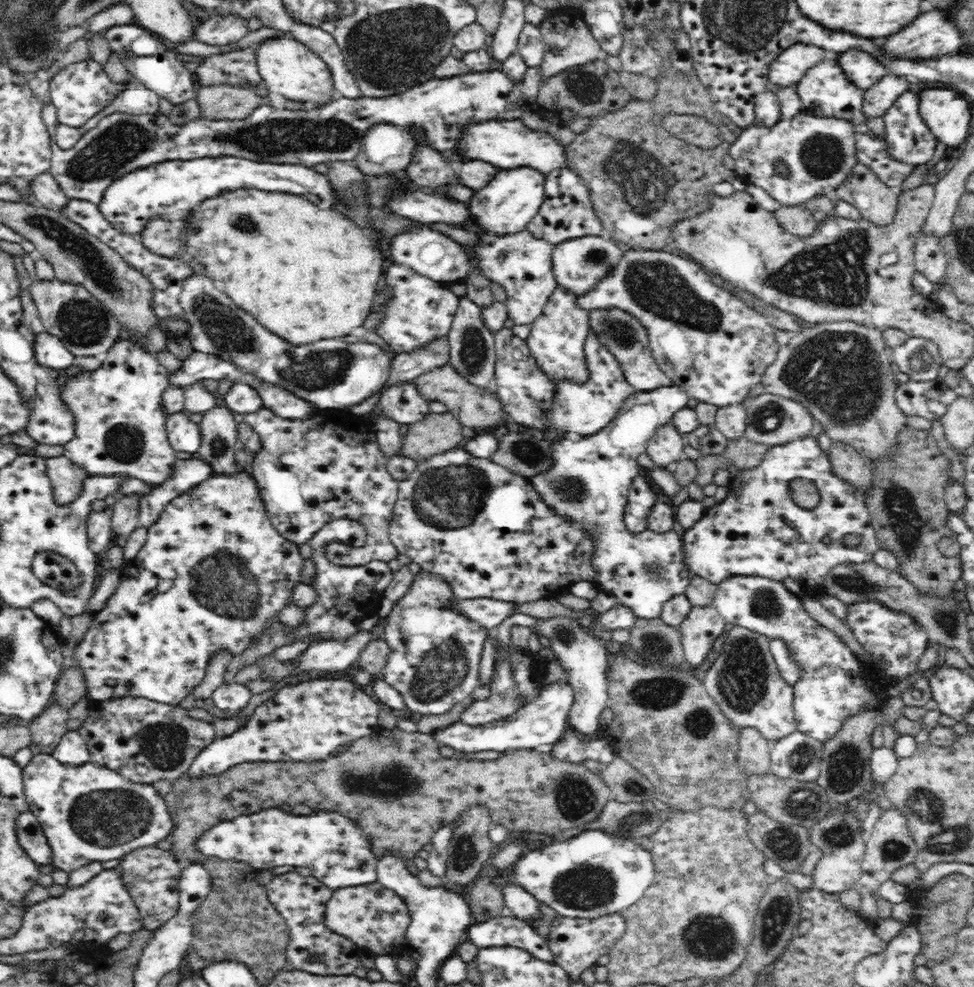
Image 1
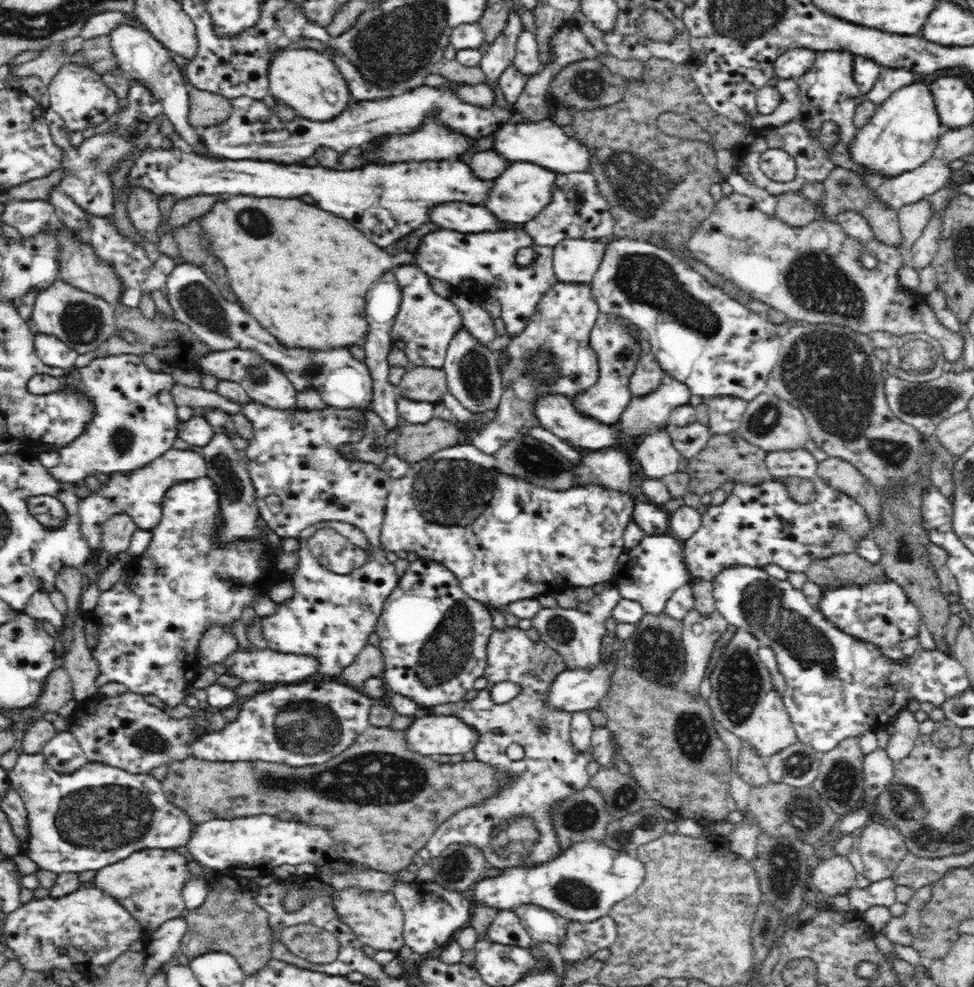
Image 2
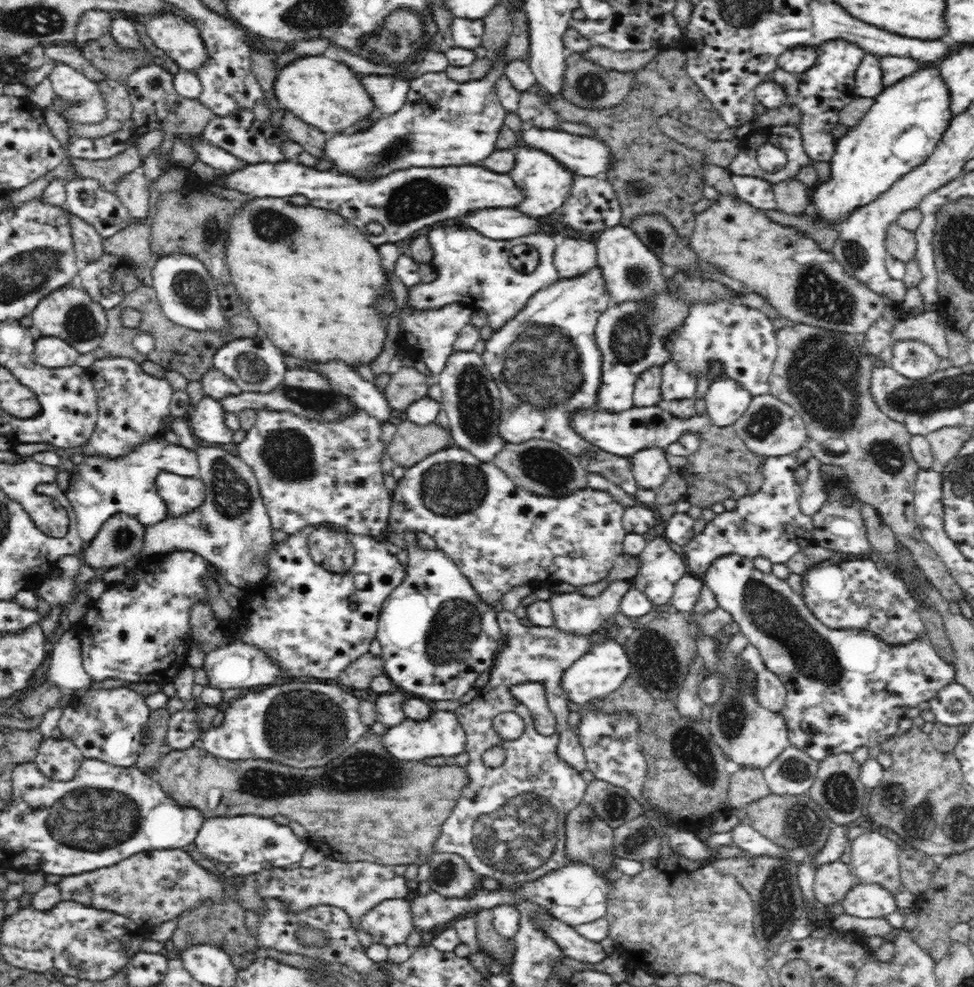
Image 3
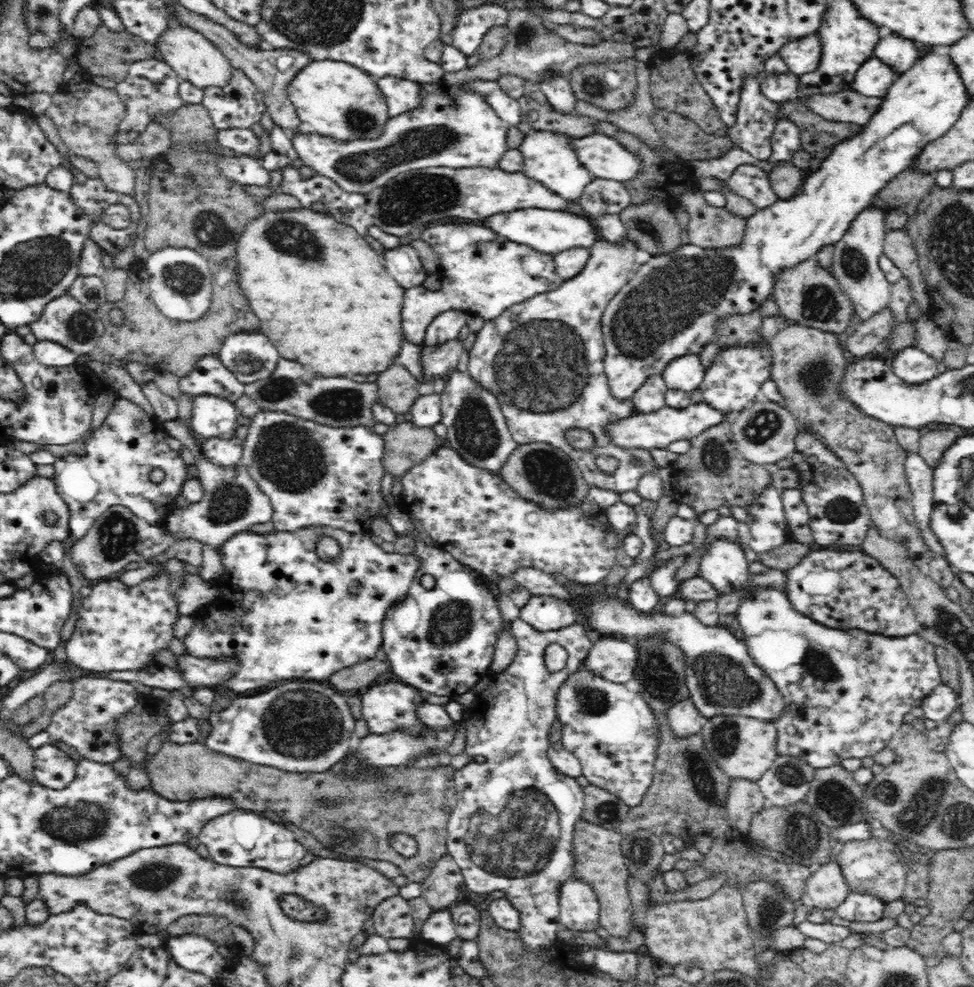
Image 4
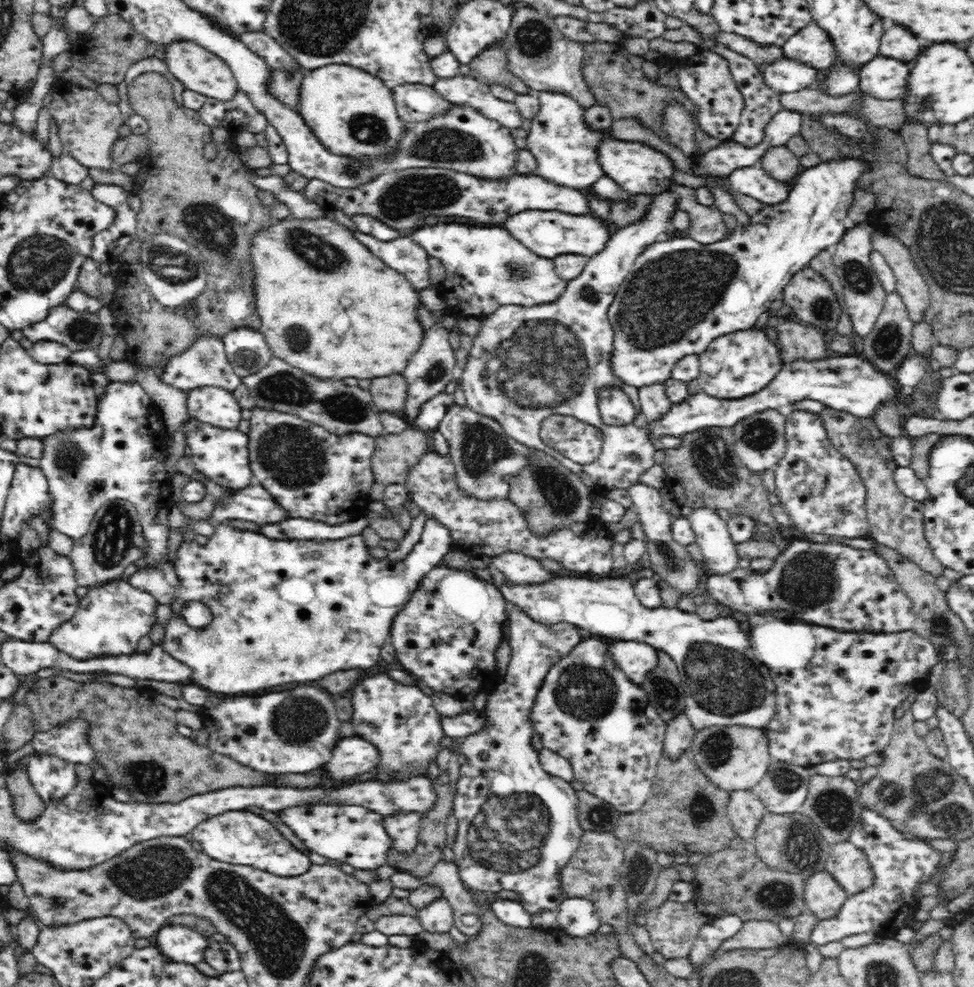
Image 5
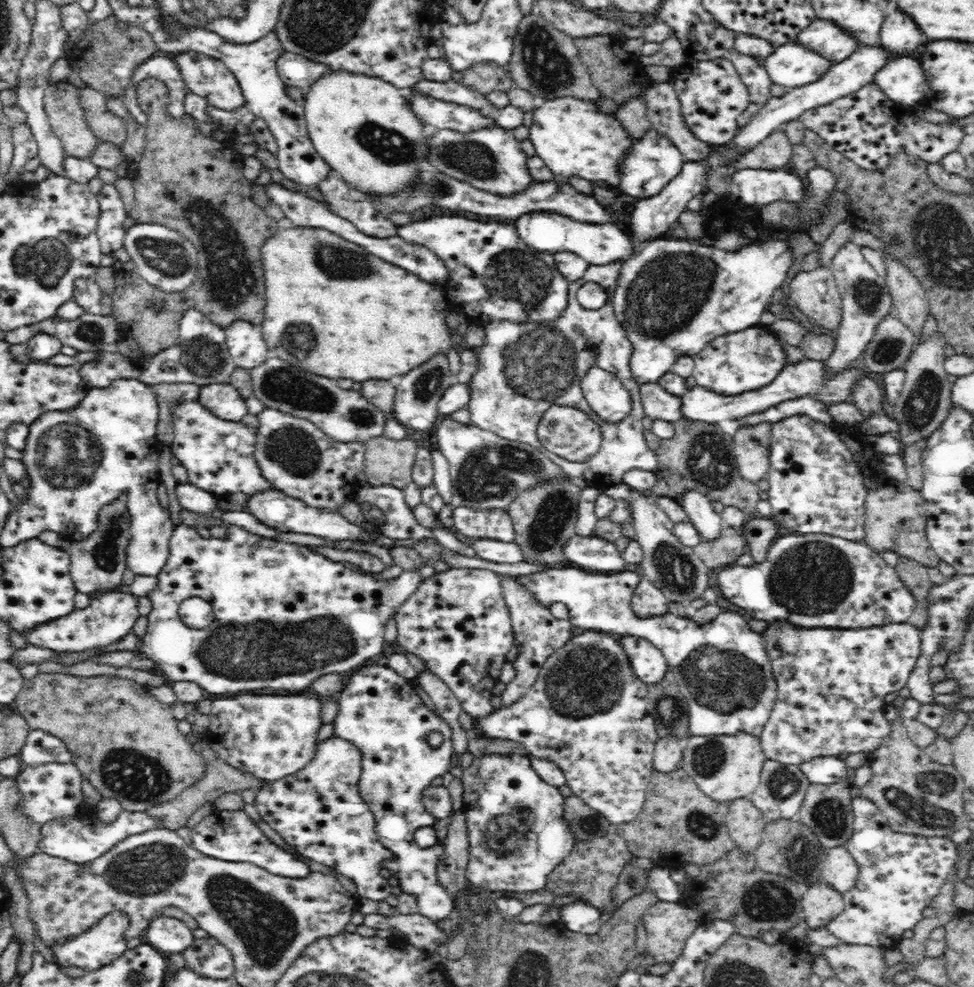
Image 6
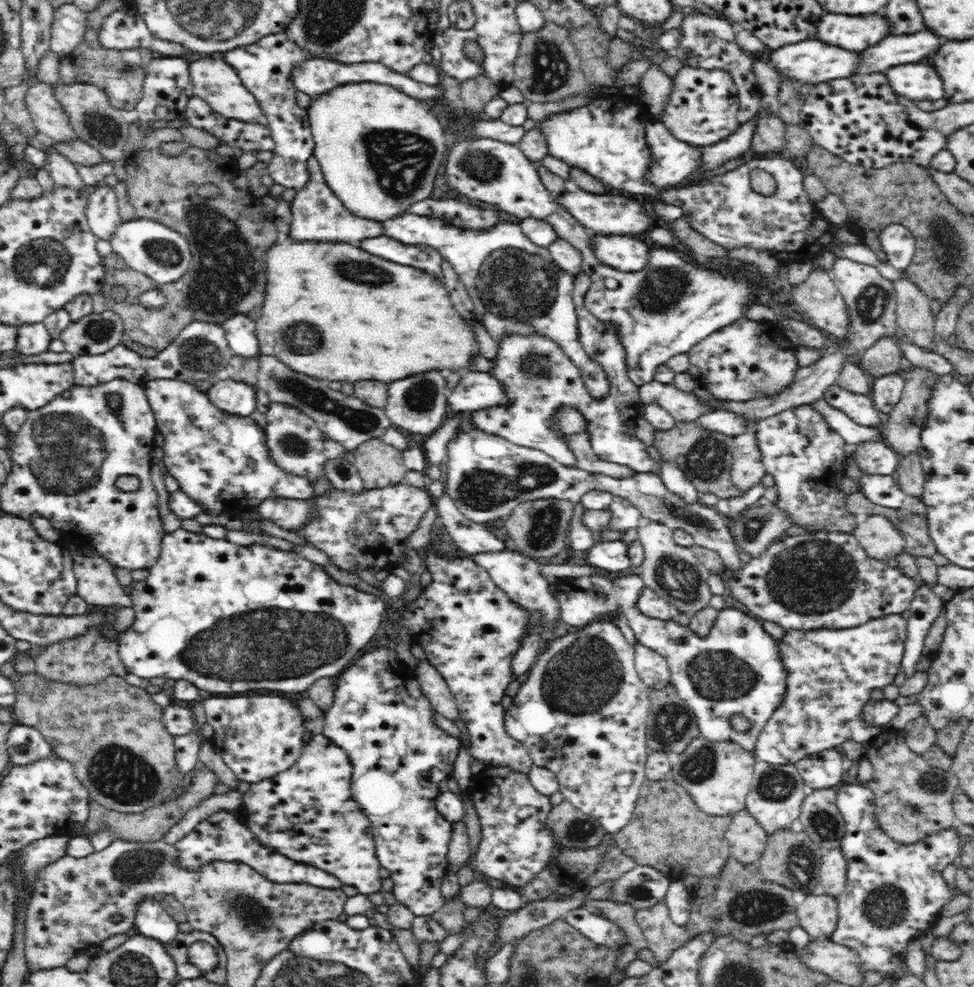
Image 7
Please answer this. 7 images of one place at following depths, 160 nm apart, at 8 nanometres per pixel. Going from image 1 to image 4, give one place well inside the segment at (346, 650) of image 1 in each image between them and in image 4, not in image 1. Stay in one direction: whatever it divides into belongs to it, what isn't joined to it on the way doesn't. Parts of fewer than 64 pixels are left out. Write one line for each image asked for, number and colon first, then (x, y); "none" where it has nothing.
2: (267, 666)
3: (236, 665)
4: (197, 672)

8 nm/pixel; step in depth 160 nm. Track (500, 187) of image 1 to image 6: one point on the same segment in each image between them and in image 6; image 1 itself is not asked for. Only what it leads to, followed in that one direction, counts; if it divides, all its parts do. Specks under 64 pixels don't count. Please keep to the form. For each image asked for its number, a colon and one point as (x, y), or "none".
2: (516, 196)
3: (546, 183)
4: (548, 156)
5: (565, 147)
6: (574, 139)

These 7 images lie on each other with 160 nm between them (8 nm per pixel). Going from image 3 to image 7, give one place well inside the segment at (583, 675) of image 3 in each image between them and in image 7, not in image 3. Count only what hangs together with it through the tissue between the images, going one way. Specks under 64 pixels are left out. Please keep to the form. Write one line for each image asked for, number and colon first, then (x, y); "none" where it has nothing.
4: (615, 659)
5: (635, 659)
6: (648, 663)
7: (653, 669)

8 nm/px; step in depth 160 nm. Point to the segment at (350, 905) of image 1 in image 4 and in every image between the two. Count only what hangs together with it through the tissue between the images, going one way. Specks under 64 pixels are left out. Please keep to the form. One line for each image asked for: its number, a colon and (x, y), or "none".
2: (375, 917)
3: (390, 922)
4: (391, 919)

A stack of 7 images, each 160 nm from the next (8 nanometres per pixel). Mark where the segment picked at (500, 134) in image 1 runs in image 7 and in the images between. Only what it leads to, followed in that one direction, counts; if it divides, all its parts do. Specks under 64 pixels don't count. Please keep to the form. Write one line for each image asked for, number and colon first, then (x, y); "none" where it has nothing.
2: (543, 143)
3: (585, 155)
4: (603, 156)
5: (638, 168)
6: (653, 161)
7: (672, 161)

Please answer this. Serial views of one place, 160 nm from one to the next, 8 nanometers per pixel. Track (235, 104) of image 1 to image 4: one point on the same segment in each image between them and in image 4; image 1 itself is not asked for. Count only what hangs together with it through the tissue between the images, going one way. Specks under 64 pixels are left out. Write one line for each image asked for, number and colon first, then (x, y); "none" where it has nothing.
2: (207, 108)
3: (190, 118)
4: (154, 139)

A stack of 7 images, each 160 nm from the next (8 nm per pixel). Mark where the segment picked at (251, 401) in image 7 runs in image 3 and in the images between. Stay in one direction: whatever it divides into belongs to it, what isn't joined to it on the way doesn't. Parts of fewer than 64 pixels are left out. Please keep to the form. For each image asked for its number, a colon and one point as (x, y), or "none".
3: (209, 421)
4: (212, 416)
5: (211, 405)
6: (222, 399)

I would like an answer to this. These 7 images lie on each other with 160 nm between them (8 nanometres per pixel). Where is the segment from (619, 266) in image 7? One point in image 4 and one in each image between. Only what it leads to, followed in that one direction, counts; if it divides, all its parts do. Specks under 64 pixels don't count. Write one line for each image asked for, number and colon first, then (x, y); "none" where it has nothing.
4: (548, 232)
5: (548, 233)
6: (599, 244)

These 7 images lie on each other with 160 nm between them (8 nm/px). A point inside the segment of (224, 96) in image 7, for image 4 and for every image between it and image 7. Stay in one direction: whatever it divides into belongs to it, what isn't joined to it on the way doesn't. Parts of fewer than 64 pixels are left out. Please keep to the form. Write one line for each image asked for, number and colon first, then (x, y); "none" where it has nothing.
4: (192, 56)
5: (201, 71)
6: (210, 78)

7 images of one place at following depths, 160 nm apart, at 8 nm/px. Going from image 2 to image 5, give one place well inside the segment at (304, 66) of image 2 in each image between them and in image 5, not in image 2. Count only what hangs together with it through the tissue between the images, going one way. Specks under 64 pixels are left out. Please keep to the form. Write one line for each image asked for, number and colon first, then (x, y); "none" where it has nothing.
3: (327, 94)
4: (333, 99)
5: (353, 113)

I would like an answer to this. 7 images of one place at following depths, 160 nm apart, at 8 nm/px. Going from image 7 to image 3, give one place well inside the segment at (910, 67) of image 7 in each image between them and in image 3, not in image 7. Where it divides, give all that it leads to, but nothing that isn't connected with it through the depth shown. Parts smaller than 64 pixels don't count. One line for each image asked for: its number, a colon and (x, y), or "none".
3: (868, 78)
4: (873, 78)
5: (885, 78)
6: (903, 80)

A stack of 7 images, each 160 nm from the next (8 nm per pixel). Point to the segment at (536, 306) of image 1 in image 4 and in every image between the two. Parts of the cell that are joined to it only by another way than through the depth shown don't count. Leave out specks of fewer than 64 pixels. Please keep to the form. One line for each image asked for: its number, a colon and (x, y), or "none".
2: (482, 264)
3: (474, 271)
4: (482, 273)

